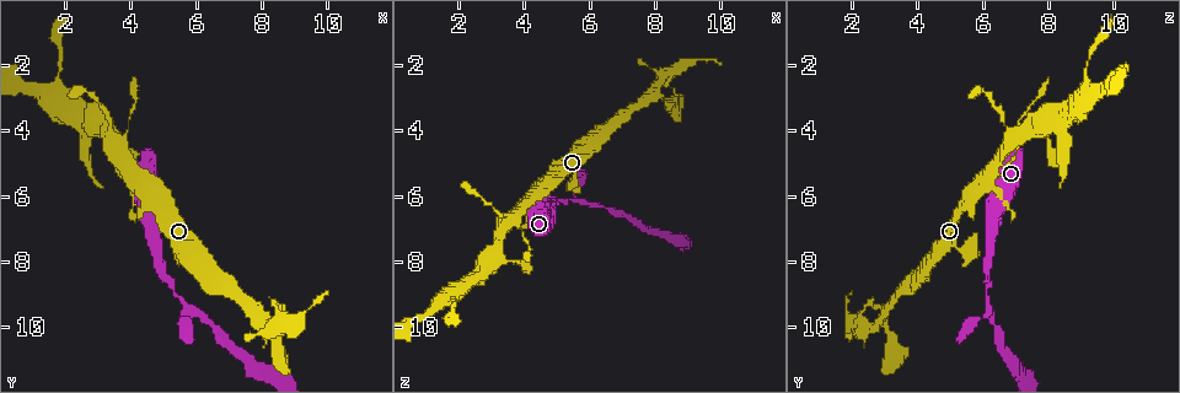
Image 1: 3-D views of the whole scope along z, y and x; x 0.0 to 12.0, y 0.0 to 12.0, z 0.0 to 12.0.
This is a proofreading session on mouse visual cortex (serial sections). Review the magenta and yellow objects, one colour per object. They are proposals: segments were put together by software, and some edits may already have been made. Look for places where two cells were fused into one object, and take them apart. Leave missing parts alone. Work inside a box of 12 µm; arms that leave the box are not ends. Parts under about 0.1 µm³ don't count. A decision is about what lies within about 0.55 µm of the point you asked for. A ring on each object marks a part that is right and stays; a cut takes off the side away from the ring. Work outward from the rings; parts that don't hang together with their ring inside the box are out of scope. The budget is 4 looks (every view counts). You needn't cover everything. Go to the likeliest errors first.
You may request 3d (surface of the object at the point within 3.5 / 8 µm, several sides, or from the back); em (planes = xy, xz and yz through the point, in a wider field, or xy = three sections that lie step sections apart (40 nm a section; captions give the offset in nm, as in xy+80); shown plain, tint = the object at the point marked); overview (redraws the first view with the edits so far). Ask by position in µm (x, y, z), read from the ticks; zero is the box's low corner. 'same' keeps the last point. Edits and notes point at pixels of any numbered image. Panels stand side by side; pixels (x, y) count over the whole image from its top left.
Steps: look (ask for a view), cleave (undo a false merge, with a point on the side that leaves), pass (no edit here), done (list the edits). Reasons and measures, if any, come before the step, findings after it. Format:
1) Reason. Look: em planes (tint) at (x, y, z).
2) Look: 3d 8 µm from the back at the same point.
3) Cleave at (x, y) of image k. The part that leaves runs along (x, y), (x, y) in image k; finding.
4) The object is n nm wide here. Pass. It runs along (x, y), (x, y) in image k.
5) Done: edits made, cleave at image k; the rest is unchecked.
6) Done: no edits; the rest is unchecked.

Narrows sharply. Look: 3d 3.5 µm at (5.8, 9.4, 6.2).

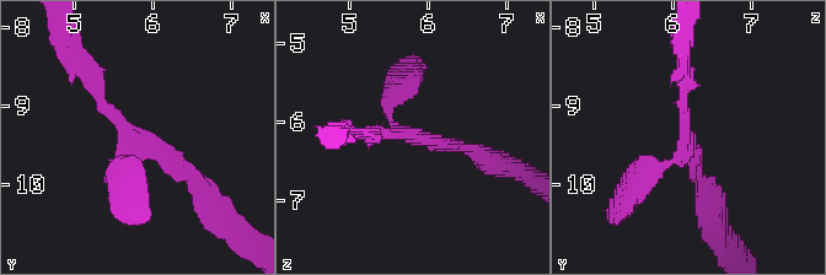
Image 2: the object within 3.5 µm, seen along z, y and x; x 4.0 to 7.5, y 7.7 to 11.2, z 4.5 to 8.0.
3 arms meet here; the arms are 150, 150, 200 nm wide. Look: em xy step 3 (tint) at (5.80, 9.40, 6.15).

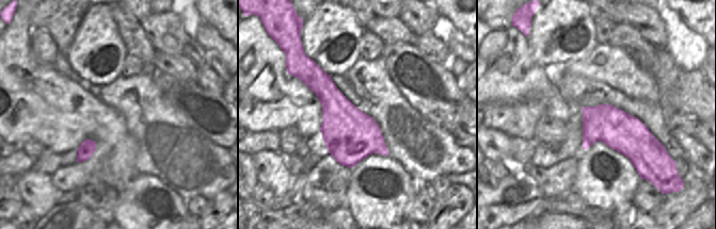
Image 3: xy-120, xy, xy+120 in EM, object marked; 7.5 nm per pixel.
Pass. It runs along (87, 75), (135, 140), (200, 188) in image 2; one cell here.

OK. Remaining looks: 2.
Look: 3d 3.5 µm at (1.7, 2.0, 9.1).

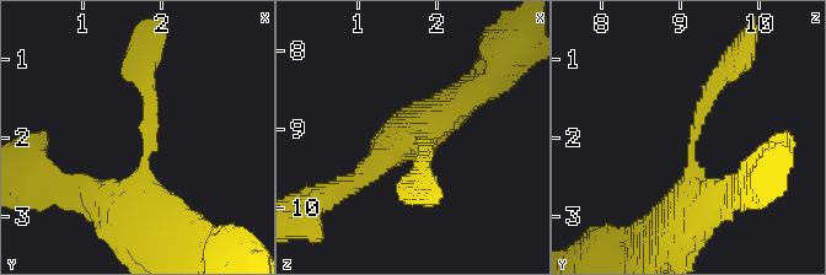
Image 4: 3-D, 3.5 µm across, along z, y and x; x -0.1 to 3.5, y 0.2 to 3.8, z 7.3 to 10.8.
Look: em xy step 5 (tint) at (1.80, 2.00, 9.20).

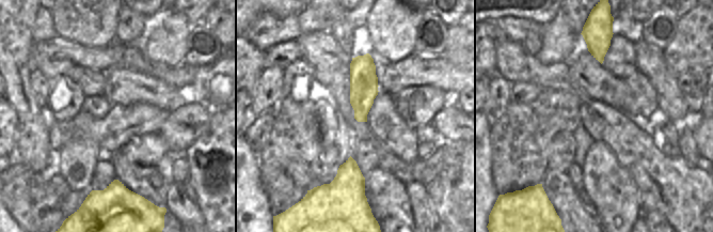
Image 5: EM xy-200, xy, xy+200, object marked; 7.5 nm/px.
Pass. It runs along (681, 224), (697, 118), (729, 69) in image 4; continuous, no second cell.

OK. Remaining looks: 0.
Done: no edits; the rest is unchecked.

